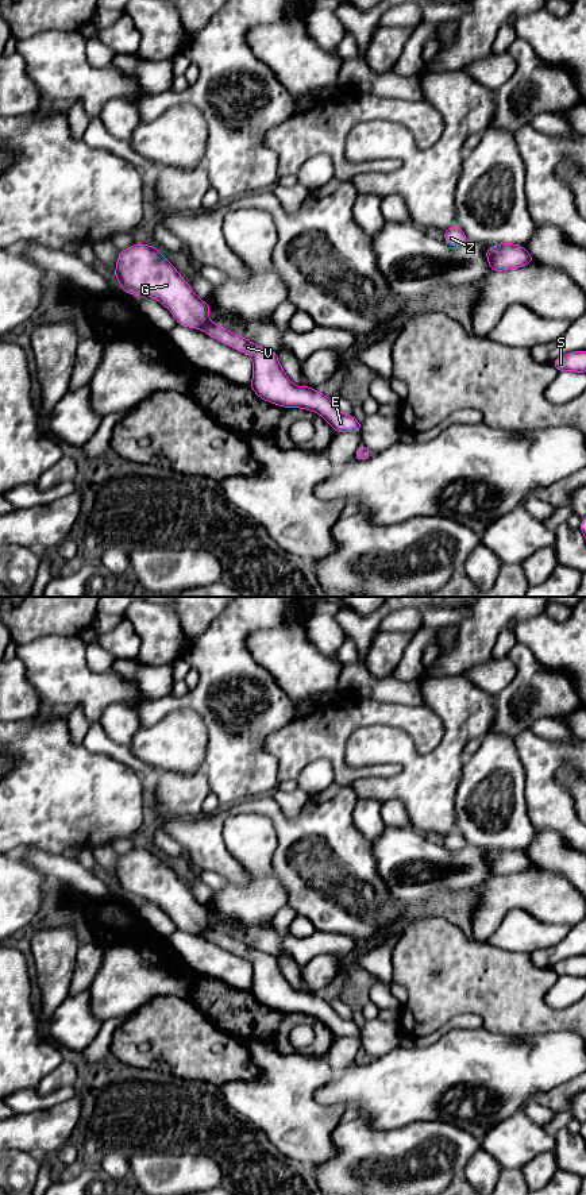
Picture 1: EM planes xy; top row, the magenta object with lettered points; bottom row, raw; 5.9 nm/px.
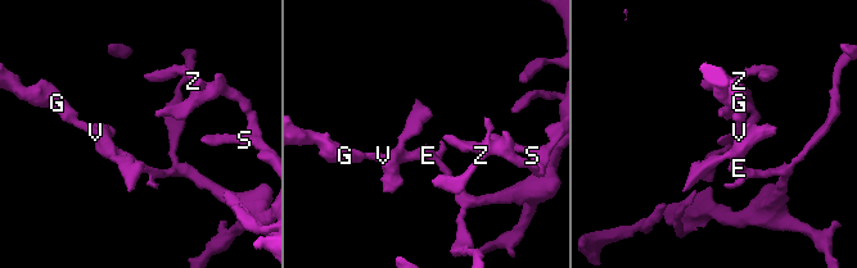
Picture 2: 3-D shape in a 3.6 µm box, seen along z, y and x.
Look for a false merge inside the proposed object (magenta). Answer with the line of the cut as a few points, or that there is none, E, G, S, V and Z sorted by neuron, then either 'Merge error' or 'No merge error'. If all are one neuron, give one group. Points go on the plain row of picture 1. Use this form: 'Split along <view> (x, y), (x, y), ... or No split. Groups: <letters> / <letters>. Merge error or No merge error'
Split along xy (208, 925), (200, 933). Groups: E S V Z / G. Merge error

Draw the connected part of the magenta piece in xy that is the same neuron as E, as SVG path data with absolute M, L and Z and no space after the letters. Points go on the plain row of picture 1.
M205 928L201 933L208 941L247 959L252 965L252 984L250 992L255 999L278 1011L300 1013L320 1019L335 1037L358 1037L362 1029L352 1021L338 1015L329 1002L309 991L297 991L285 979L278 960L227 933Z

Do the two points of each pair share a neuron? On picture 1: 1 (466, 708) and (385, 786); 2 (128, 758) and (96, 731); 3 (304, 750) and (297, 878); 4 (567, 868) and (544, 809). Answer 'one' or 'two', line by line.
1: one
2: one
3: two
4: two

